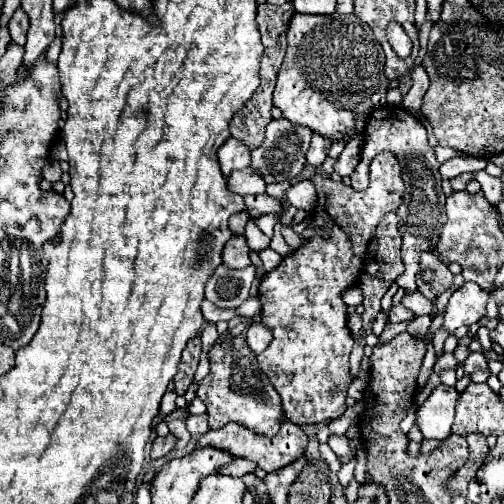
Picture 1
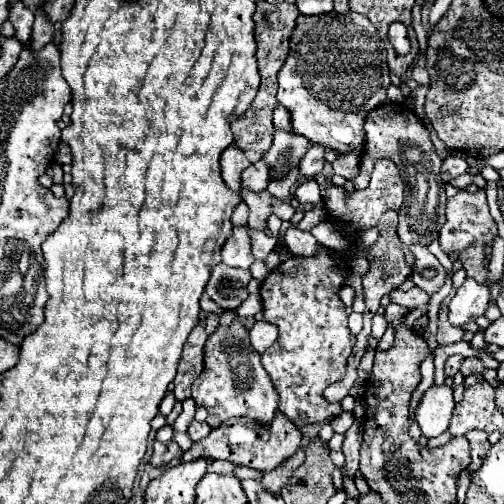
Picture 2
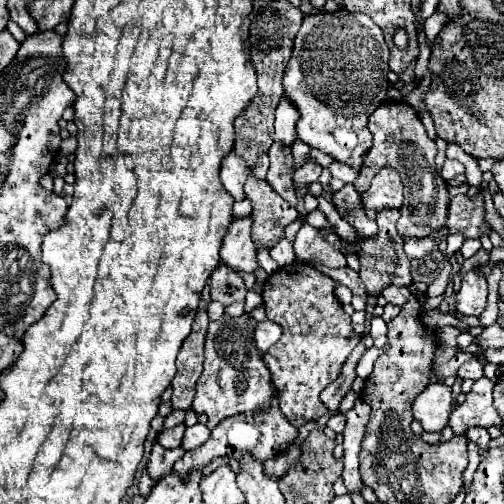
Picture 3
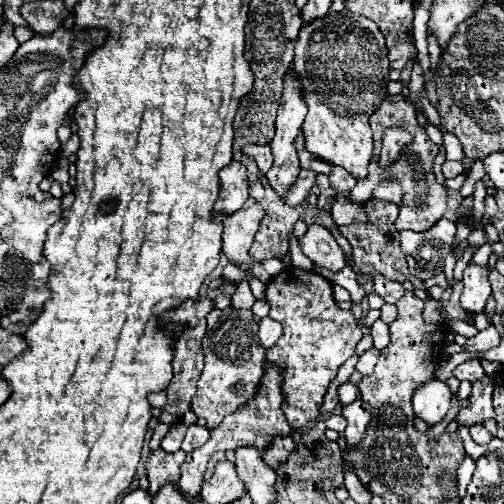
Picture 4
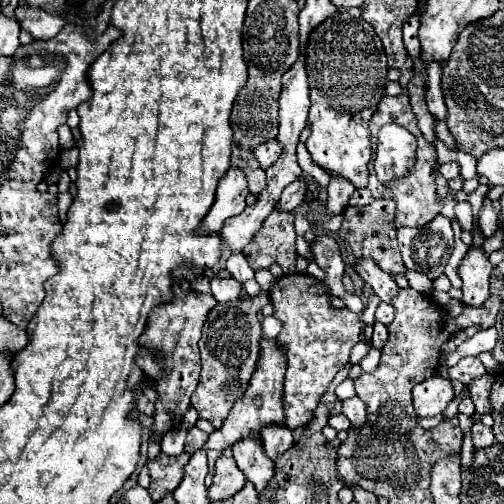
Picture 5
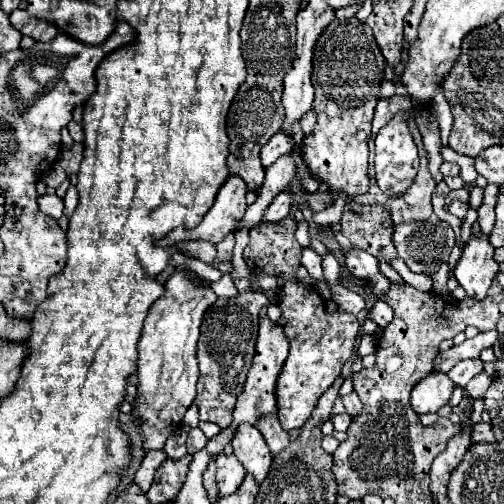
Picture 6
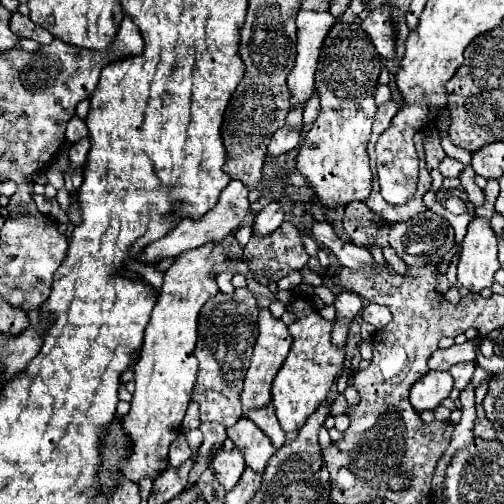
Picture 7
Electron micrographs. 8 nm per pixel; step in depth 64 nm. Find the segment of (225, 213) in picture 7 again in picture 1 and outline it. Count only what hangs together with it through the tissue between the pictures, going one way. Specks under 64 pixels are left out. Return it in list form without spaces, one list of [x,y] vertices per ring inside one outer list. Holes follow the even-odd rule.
[[[230,138],[230,140],[218,150],[218,160],[220,160],[222,174],[228,176],[228,172],[234,172],[234,170],[240,170],[240,168],[246,168],[246,166],[248,166],[250,152],[248,152],[248,148],[244,148],[244,144],[242,144],[240,140]]]

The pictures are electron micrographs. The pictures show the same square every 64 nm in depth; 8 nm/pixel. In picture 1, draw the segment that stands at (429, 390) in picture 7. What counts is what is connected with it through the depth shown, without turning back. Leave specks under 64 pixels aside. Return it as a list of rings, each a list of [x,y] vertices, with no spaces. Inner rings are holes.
[[[436,386],[426,402],[416,412],[416,424],[422,430],[424,438],[444,440],[452,434],[454,424],[454,406],[460,394],[452,386]]]

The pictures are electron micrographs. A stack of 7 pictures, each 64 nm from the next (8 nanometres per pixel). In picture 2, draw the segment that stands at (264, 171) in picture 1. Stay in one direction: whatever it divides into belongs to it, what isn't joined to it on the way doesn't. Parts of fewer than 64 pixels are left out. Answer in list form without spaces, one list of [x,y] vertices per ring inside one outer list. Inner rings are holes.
[[[274,130],[274,142],[270,150],[262,156],[270,168],[274,168],[276,174],[286,176],[310,148],[310,142],[304,136],[298,136],[294,132]]]

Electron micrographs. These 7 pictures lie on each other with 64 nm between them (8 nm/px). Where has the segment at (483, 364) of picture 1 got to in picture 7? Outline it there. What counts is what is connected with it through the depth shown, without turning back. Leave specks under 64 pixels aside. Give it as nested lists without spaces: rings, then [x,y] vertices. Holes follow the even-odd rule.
[[[464,362],[464,364],[456,364],[450,368],[450,374],[454,378],[454,388],[462,390],[466,388],[466,384],[472,380],[474,374],[474,362]]]

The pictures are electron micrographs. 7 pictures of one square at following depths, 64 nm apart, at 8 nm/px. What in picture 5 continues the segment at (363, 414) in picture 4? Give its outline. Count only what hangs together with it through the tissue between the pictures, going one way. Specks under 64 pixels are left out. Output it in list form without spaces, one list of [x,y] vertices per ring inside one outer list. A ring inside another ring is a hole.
[[[358,396],[348,398],[348,400],[342,402],[342,414],[346,414],[348,420],[352,422],[350,428],[358,428],[366,422],[366,406]]]

